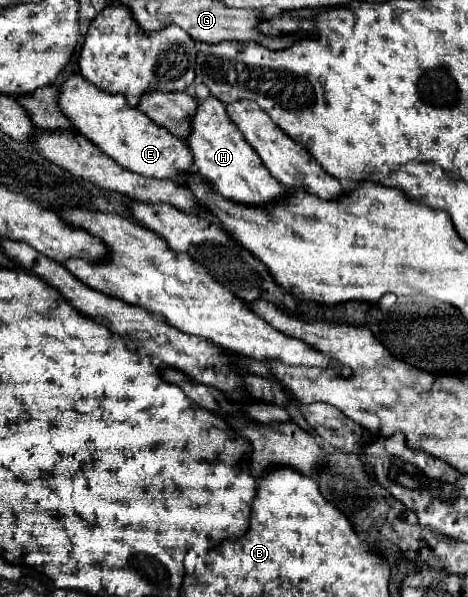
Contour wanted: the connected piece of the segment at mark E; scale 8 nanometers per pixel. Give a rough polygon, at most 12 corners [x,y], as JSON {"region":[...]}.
{"region":[[75,73],[59,105],[123,169],[193,173],[185,141]]}

